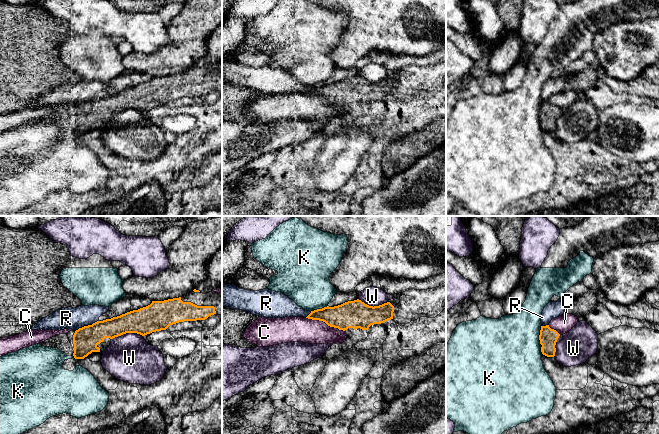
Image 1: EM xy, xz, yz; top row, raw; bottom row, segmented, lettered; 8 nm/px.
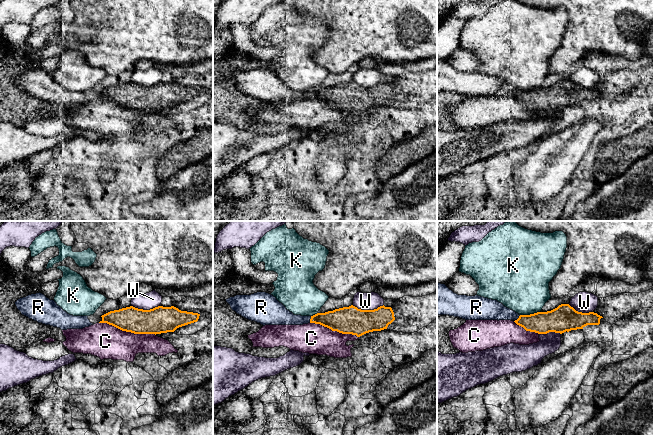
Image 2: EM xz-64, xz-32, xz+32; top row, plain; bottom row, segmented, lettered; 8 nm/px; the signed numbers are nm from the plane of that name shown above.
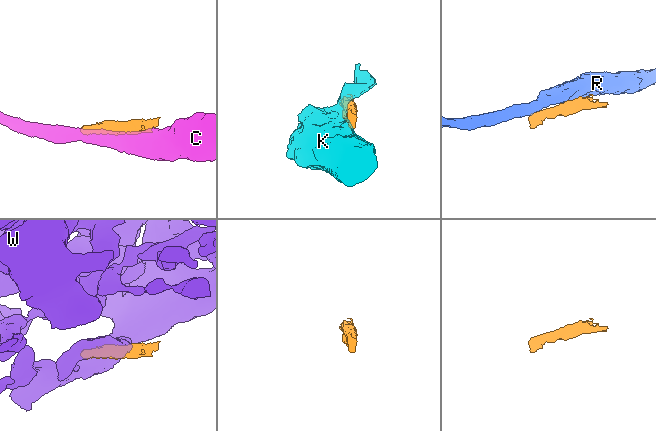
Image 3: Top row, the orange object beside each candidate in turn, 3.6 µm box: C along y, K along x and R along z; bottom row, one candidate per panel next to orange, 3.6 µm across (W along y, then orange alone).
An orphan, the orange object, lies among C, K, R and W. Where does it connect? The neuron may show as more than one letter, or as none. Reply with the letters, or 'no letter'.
no letter

